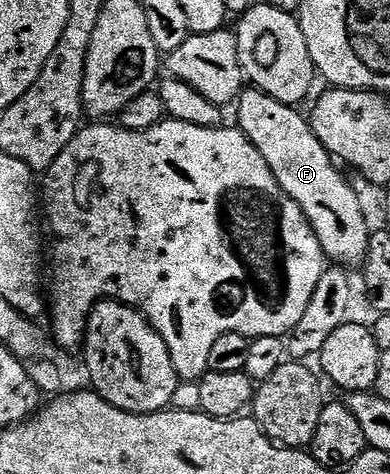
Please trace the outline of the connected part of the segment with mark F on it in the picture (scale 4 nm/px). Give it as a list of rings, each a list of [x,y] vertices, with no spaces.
[[[257,89],[241,90],[235,107],[235,122],[258,149],[258,153],[262,153],[284,192],[298,201],[299,207],[312,222],[327,258],[333,264],[348,269],[352,269],[355,263],[363,264],[368,258],[370,238],[364,207],[355,189],[340,176],[333,156],[329,155],[322,141],[318,141],[312,132],[311,122],[305,116],[303,119],[295,106],[278,101]]]

